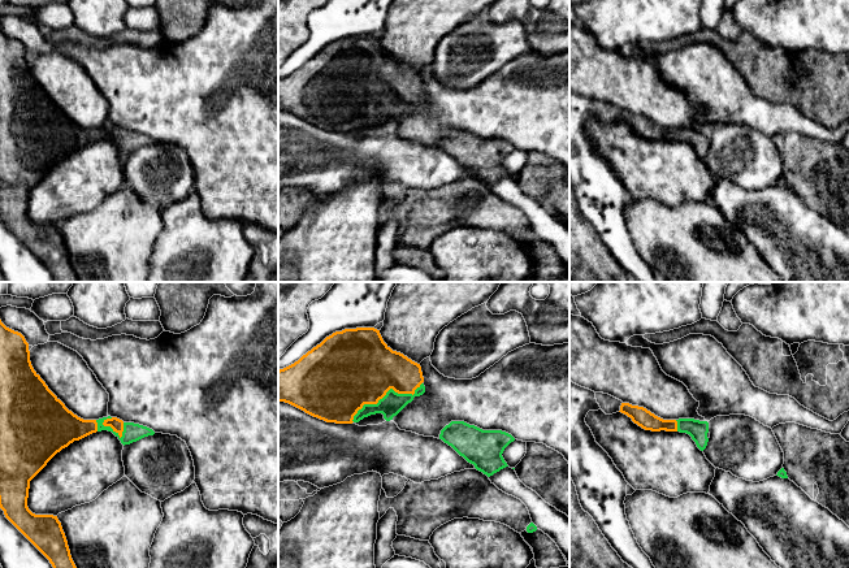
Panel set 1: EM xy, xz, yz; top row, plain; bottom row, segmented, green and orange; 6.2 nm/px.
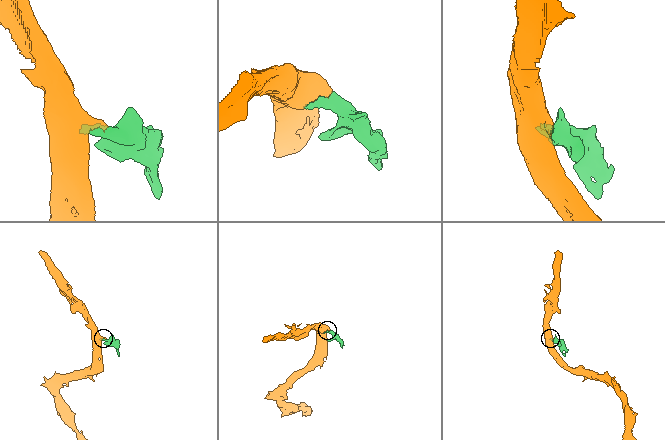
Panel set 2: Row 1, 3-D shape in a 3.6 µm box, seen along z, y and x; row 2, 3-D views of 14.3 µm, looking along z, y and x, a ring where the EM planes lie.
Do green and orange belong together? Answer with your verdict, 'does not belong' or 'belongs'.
belongs

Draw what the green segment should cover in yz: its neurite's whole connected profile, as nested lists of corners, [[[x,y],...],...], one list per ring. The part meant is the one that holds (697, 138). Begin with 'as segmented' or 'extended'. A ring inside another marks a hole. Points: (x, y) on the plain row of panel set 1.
extended; [[[621,112],[620,120],[632,127],[634,133],[645,139],[651,140],[680,140],[686,142],[696,151],[697,156],[703,160],[707,155],[709,131],[694,127],[663,129],[644,116]]]

